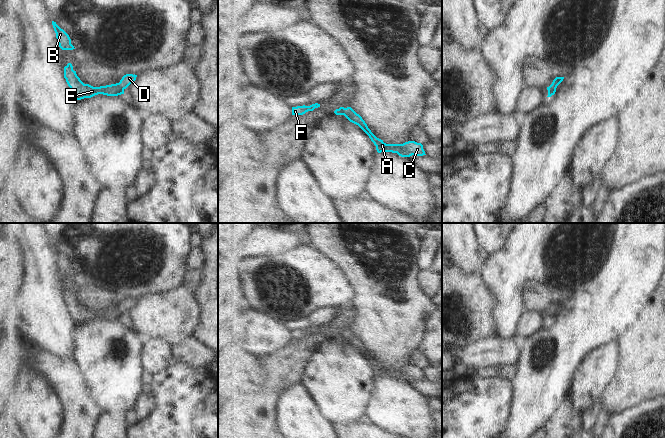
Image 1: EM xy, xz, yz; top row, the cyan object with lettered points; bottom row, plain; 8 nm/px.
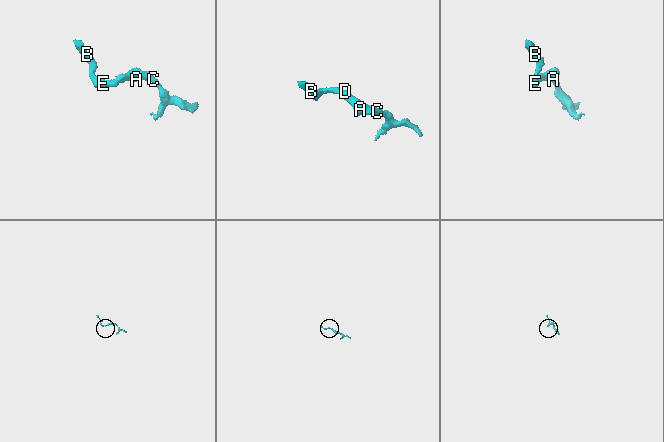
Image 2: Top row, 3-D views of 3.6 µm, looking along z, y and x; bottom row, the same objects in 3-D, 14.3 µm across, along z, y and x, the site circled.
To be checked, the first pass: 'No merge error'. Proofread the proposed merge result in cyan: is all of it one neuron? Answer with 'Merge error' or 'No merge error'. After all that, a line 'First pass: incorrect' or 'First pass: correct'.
No merge error.
First pass: correct

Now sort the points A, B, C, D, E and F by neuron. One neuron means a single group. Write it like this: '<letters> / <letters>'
A B C D E F

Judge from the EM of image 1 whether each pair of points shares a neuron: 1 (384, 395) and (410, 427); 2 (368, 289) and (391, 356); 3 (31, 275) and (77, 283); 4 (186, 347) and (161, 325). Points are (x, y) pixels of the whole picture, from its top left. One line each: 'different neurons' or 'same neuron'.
1: same neuron
2: same neuron
3: different neurons
4: different neurons

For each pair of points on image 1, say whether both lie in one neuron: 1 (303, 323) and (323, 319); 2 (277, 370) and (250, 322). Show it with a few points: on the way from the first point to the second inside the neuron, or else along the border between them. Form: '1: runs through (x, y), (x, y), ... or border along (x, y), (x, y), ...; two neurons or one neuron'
1: runs through (308, 323), (318, 319); one neuron
2: border along (289, 343), (285, 348), (264, 354), (261, 357); two neurons

